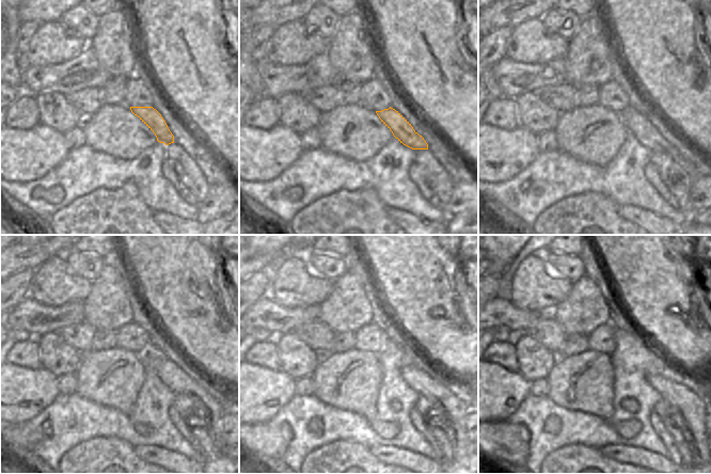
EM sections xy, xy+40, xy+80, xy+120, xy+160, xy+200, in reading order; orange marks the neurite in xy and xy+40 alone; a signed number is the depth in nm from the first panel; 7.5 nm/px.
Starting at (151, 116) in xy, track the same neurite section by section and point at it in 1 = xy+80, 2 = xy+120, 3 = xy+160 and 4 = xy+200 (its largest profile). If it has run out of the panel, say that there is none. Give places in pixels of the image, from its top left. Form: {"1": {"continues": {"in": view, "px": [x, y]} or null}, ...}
{"1": {"continues": {"in": "xy+80", "px": [635, 122]}}, "2": {"continues": {"in": "xy+120", "px": [169, 373]}}, "3": {"continues": {"in": "xy+160", "px": [419, 380]}}, "4": {"continues": {"in": "xy+200", "px": [690, 419]}}}

